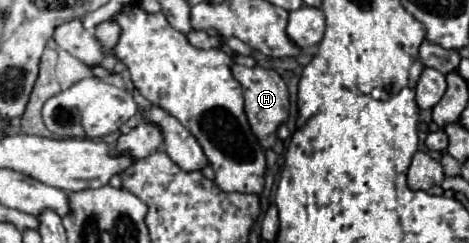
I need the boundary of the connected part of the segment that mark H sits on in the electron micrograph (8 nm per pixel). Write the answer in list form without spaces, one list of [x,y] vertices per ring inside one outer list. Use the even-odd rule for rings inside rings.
[[[239,64],[233,66],[233,76],[243,86],[245,112],[247,112],[253,134],[257,136],[263,148],[271,148],[277,140],[277,128],[289,118],[289,92],[283,78],[275,70],[265,70],[261,66],[247,68]]]

